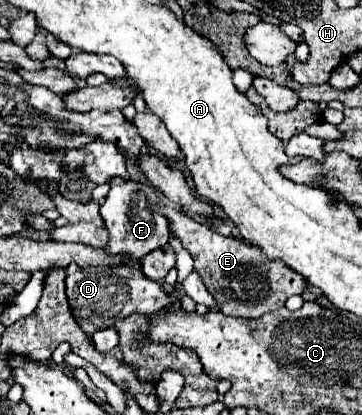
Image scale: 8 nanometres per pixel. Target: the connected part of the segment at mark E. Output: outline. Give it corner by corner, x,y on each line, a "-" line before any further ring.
164,201
160,209
170,219
172,235
180,237
182,245
190,251
194,269
202,277
204,285
208,287
210,295
224,315
258,319
262,317
262,313
284,307
284,301
290,295
298,295
306,289
306,279
302,275
294,273
294,269
288,269
286,263
278,259
268,259
262,249
234,237
218,235
206,223
196,223
192,217
170,207
168,201

